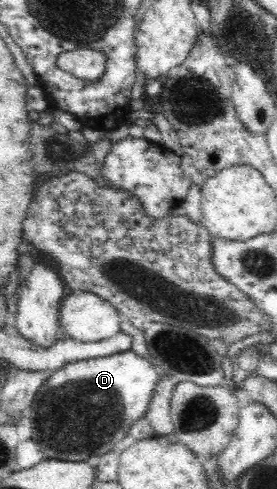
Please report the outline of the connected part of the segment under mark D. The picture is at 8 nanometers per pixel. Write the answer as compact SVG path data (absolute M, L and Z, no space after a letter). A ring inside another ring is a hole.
M132 350L65 364L61 370L50 372L39 388L33 438L48 459L95 460L113 450L132 423L146 416L161 375L151 360Z

